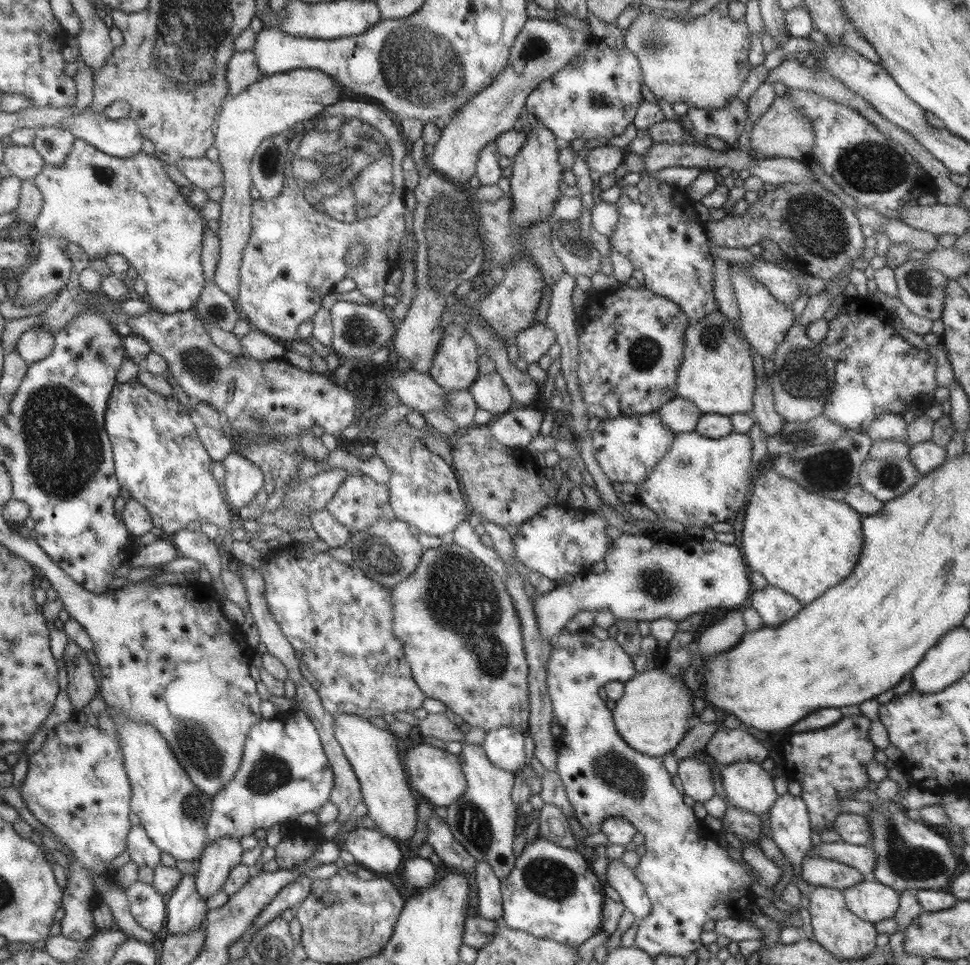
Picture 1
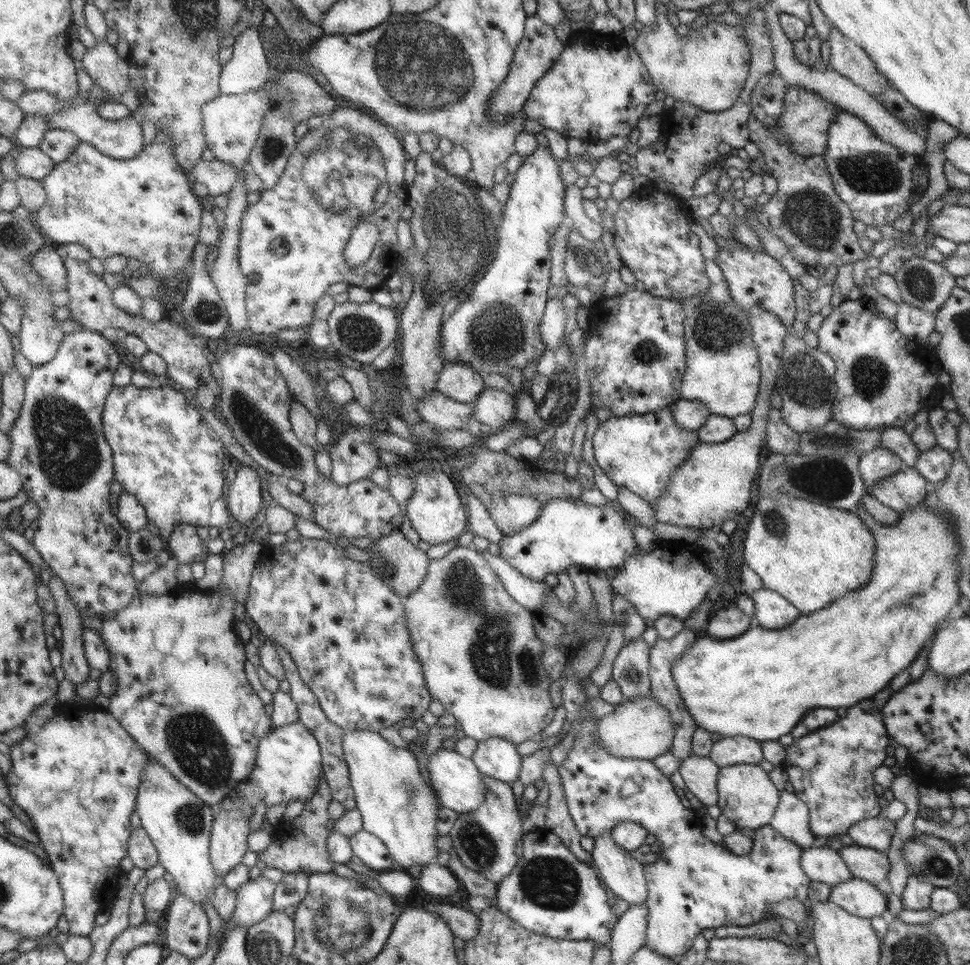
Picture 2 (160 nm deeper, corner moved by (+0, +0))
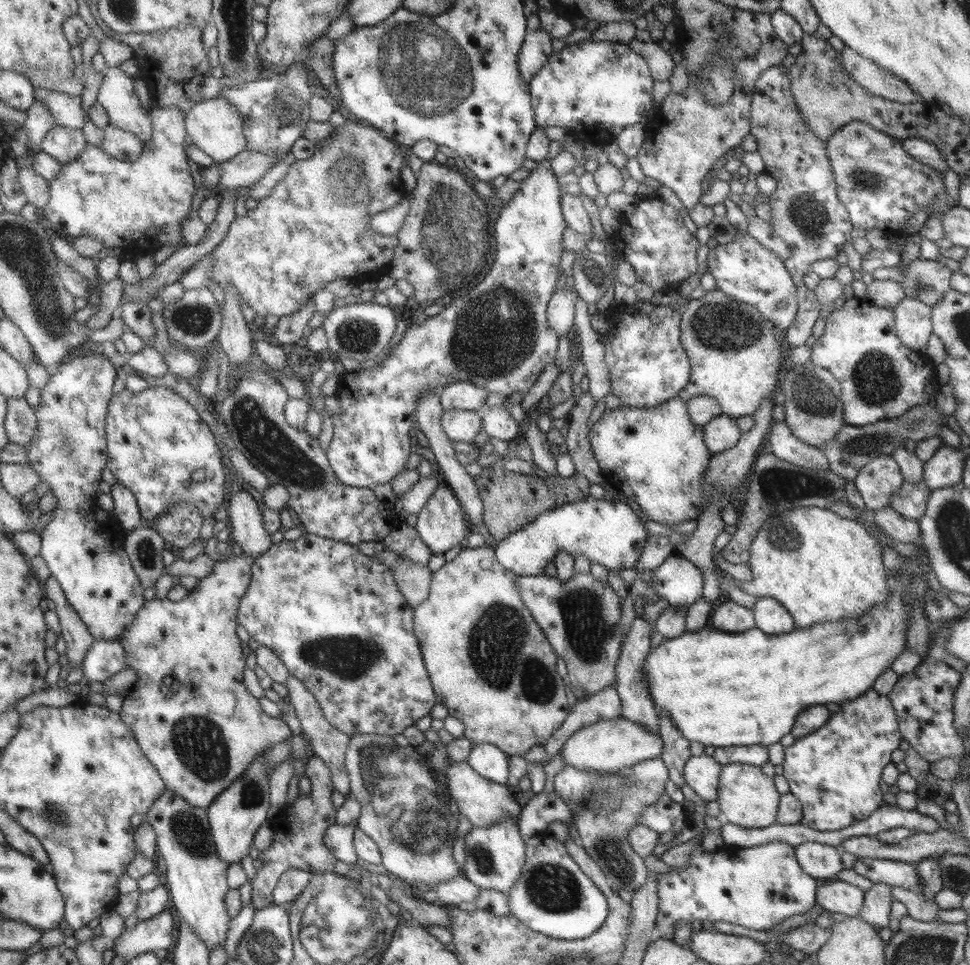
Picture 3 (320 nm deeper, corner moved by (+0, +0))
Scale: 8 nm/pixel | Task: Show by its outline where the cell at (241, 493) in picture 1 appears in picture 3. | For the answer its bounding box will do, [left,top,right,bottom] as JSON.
[225,486,271,559]

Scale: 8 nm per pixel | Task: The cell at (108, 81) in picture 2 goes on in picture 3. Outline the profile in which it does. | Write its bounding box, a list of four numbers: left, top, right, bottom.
[96,66,152,146]

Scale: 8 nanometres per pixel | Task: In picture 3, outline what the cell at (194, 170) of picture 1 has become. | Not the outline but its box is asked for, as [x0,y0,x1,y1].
[219,148,276,189]

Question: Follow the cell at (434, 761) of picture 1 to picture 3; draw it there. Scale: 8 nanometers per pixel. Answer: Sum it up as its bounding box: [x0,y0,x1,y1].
[443,760,522,826]

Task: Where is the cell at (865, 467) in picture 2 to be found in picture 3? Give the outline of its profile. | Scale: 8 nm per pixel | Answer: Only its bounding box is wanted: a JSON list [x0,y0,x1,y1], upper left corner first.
[853,455,902,512]

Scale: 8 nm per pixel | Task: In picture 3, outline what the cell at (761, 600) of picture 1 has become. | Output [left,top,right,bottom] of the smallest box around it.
[751,597,796,635]

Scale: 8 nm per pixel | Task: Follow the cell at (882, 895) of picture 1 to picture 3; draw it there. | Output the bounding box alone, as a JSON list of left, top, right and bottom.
[814,878,864,917]

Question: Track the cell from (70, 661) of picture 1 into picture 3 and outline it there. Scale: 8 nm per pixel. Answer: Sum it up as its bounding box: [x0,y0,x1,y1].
[43,576,94,670]

